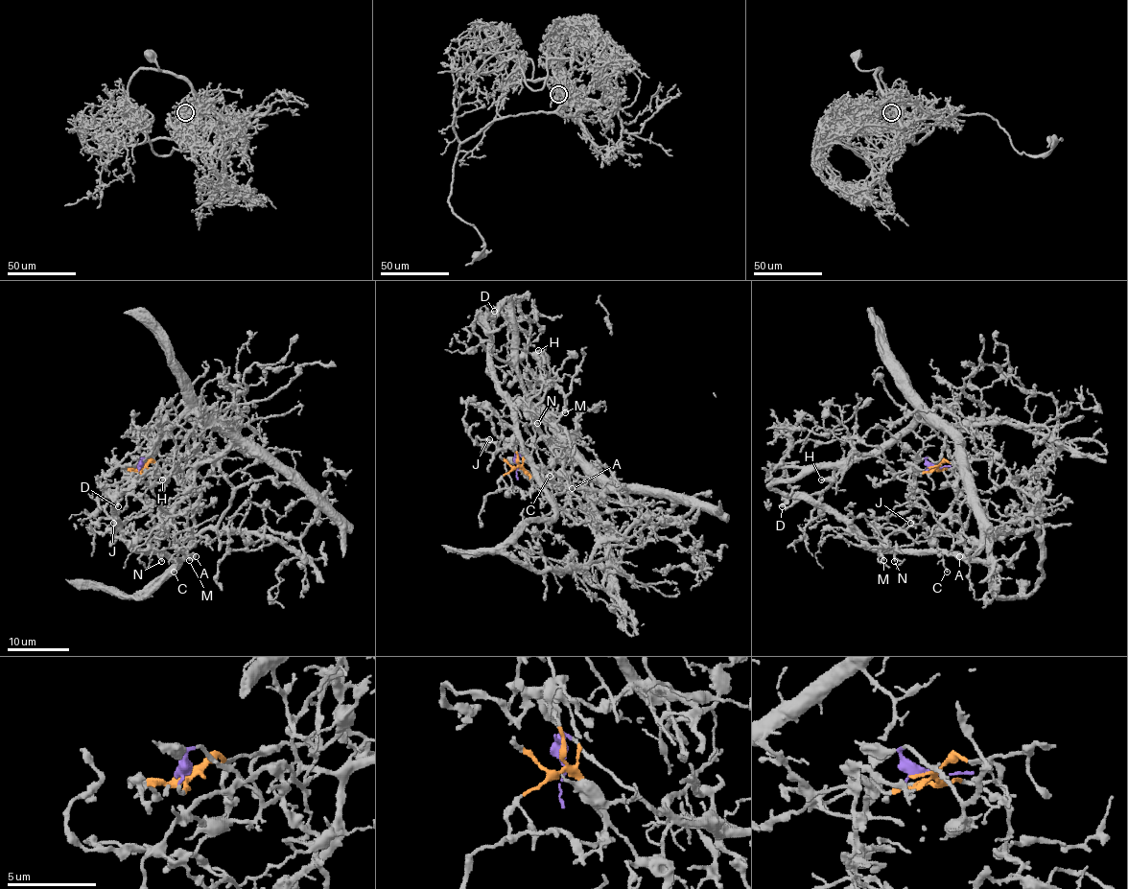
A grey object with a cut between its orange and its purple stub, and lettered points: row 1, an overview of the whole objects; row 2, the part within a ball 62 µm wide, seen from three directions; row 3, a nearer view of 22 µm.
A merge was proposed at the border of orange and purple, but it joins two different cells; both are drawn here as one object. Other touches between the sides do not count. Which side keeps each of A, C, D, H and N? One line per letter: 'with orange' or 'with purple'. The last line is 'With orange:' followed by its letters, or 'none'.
A: with purple
C: with purple
D: with orange
H: with purple
N: with purple
With orange: D

